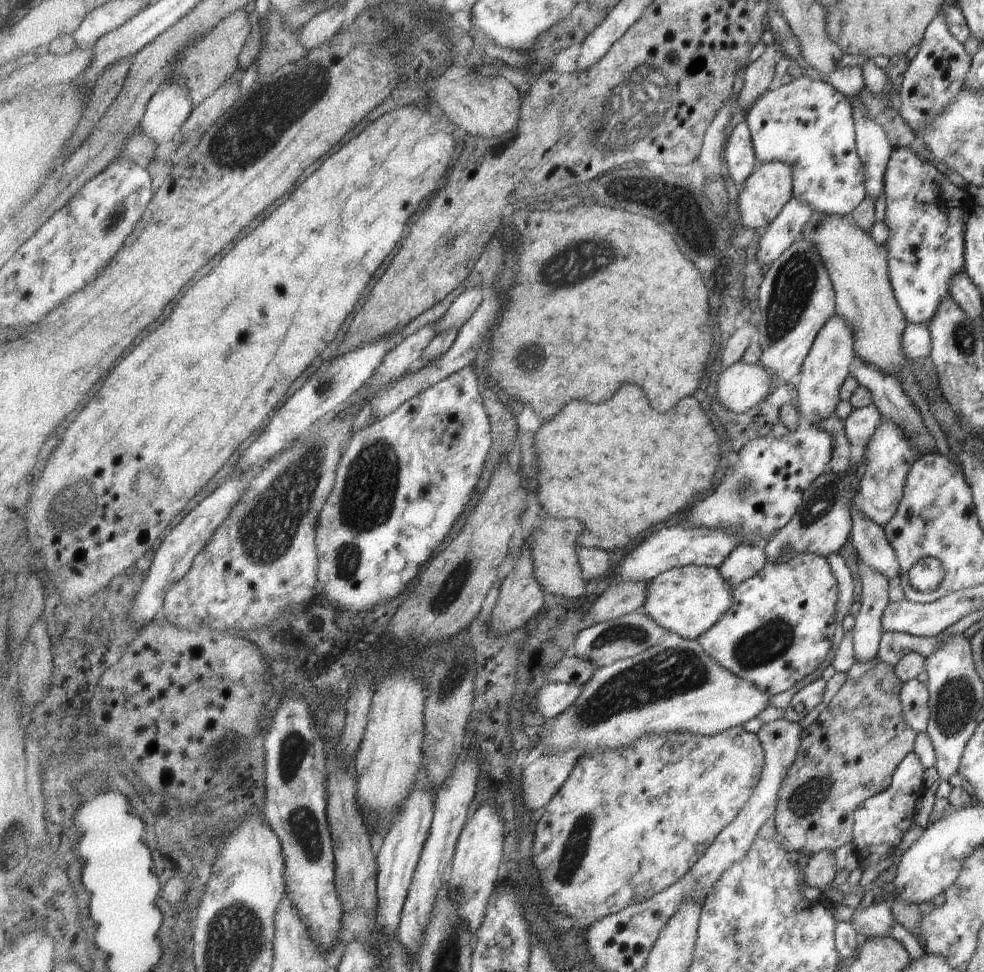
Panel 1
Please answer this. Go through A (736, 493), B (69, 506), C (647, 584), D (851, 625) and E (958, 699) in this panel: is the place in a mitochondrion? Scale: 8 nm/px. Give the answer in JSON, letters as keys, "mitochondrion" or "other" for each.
{"A":"mitochondrion","B":"mitochondrion","C":"other","D":"other","E":"mitochondrion"}

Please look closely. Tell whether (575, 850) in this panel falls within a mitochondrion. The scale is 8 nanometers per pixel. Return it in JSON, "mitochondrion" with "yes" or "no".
{"mitochondrion":"yes"}

